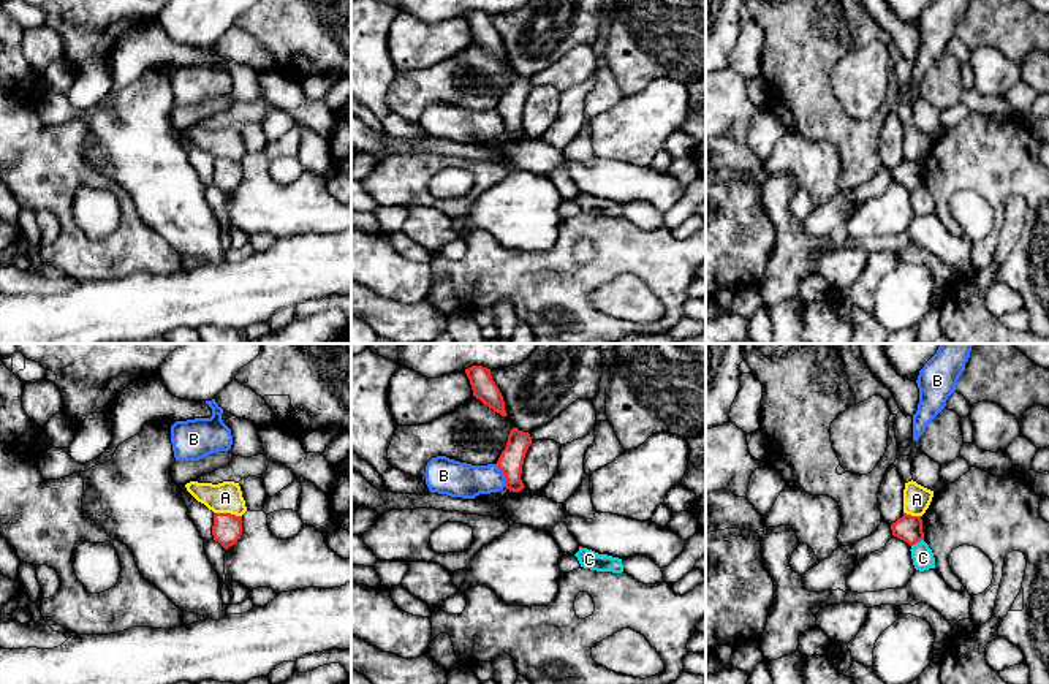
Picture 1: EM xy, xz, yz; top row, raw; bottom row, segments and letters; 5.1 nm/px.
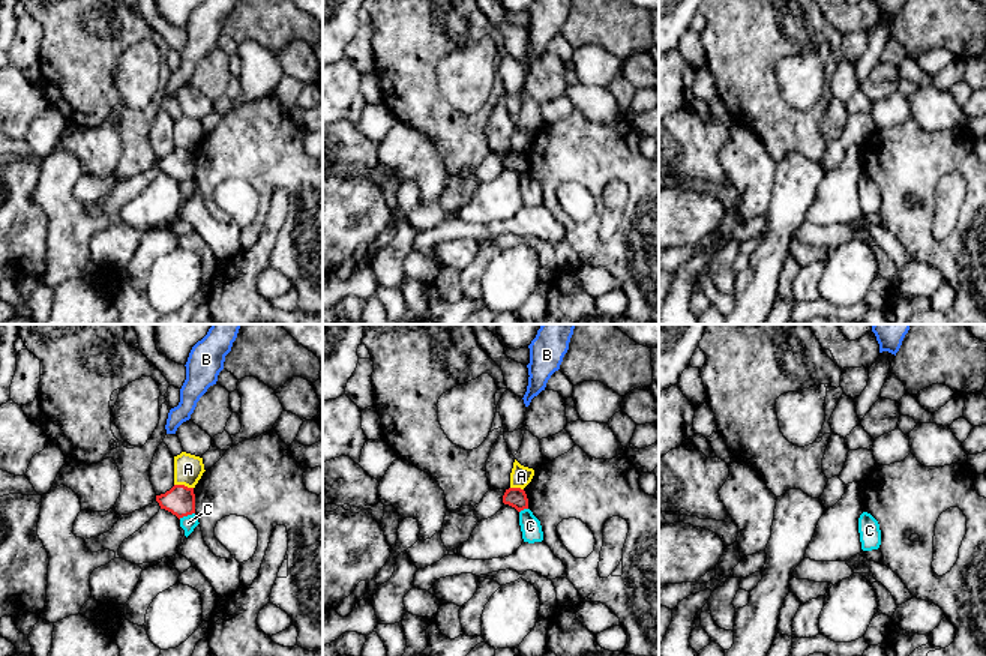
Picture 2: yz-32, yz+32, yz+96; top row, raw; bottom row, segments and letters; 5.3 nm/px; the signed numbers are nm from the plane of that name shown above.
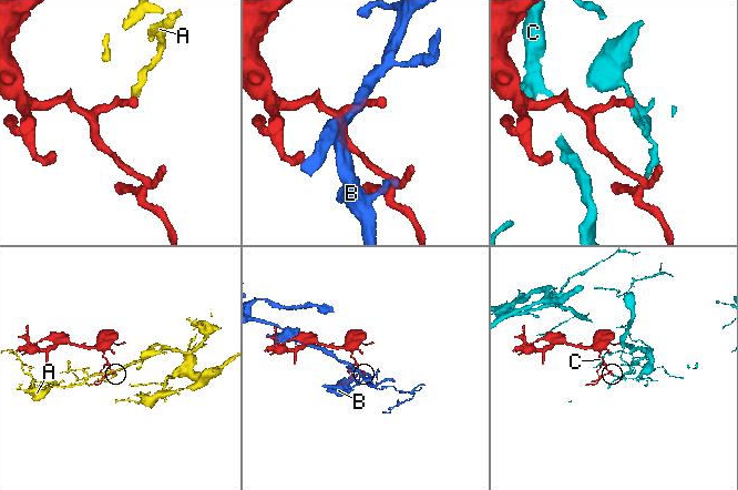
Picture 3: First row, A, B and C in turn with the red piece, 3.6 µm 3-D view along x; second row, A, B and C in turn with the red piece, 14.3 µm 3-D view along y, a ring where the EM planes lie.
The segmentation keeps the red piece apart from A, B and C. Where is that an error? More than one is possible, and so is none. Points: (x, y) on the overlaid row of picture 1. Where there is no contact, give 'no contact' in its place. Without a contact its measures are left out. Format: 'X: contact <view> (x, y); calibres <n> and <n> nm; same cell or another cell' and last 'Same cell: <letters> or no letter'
A: contact xy (228, 513); calibres 150 and 160 nm; another cell
B: contact xz (503, 474); calibres 120 and 180 nm; another cell
C: contact yz (916, 542); calibres 130 and 110 nm; another cell
Same cell: no letter

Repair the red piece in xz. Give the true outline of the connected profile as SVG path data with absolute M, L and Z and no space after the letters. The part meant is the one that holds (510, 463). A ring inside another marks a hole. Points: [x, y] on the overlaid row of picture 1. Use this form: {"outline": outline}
{"outline": "M513 428L509 431L506 446L497 461L498 469L505 475L505 488L513 492L519 492L525 488L521 480L521 473L530 443L532 437L528 432Z"}

